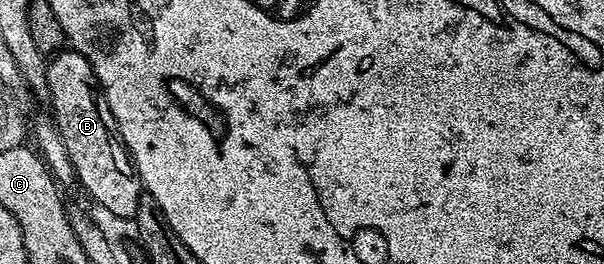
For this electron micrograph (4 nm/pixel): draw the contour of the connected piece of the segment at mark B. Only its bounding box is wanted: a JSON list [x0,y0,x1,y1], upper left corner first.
[47,50,143,221]

